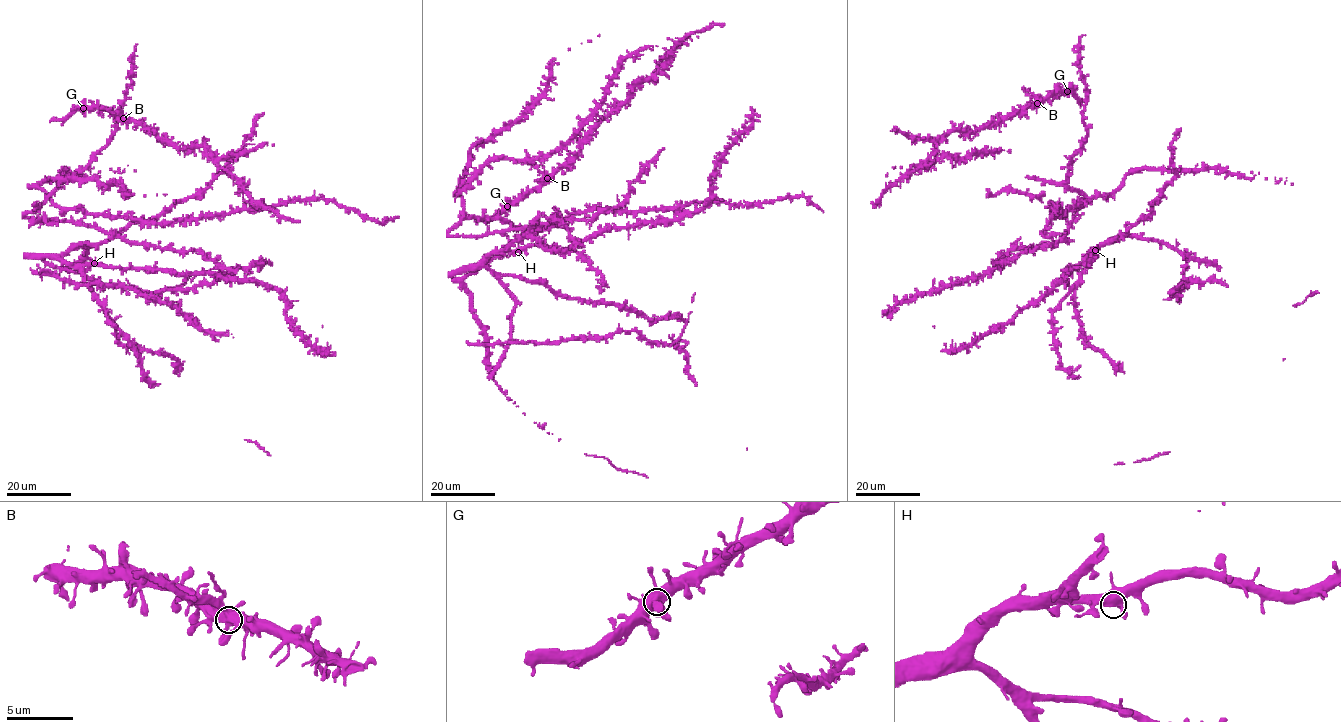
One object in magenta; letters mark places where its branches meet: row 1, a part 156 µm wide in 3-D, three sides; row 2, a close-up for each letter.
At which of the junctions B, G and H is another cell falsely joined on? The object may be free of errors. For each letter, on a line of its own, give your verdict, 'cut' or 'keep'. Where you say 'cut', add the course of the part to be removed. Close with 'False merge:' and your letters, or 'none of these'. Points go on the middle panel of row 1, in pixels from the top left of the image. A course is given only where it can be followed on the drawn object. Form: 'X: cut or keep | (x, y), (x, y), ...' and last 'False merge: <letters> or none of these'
B: cut | (548, 178), (524, 161)
G: keep
H: keep
False merge: B

